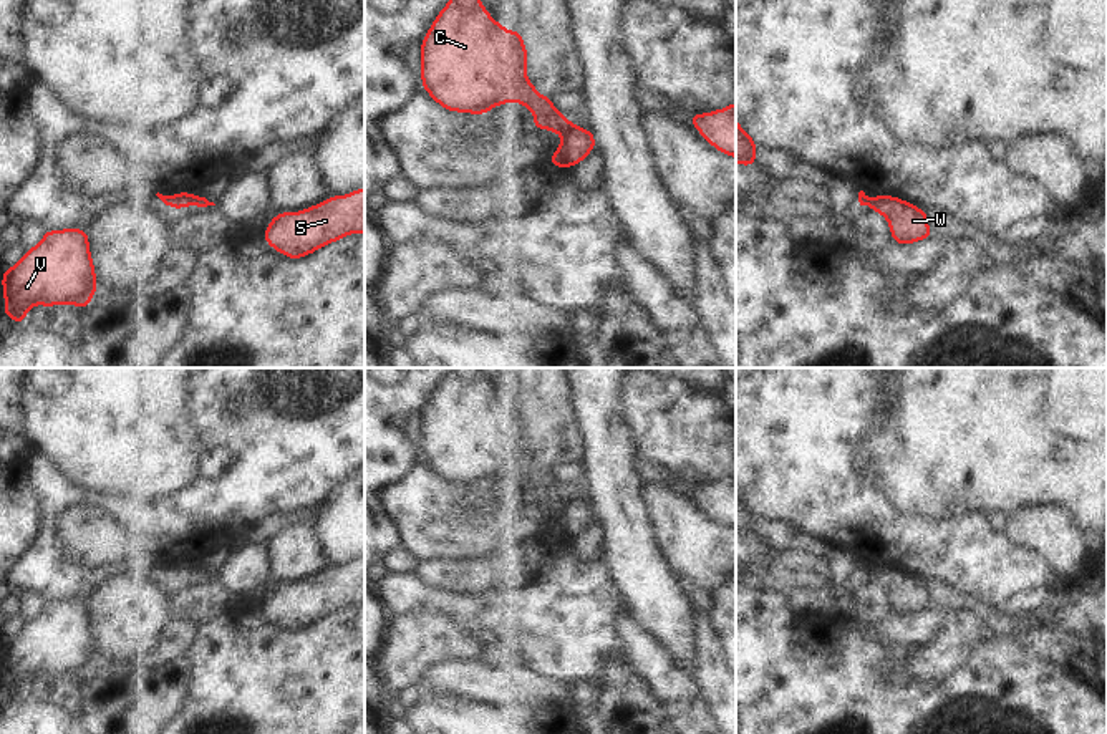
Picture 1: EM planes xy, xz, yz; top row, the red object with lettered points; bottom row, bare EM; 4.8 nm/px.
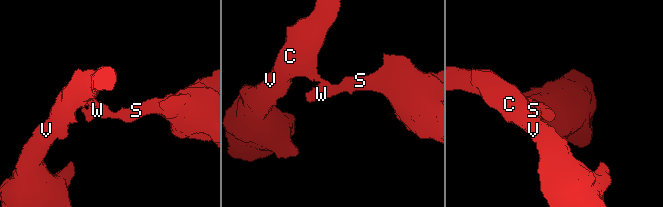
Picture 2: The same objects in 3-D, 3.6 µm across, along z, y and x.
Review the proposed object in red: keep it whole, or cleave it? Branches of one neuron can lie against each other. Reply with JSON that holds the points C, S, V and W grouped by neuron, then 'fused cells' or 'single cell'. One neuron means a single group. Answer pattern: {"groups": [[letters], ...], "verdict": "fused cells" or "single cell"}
{"groups": [["C", "V"], ["S", "W"]], "verdict": "fused cells"}

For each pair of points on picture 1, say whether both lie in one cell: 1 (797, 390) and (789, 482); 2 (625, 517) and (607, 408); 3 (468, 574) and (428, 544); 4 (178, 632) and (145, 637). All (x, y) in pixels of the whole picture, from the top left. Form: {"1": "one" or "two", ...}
{"1": "one", "2": "one", "3": "two", "4": "two"}

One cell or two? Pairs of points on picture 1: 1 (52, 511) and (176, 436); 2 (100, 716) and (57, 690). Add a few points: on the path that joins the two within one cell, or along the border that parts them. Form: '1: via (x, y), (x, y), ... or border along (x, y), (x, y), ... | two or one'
1: border along (57, 466), (72, 482), (126, 499) | two
2: via (90, 706), (77, 693), (67, 690) | one

